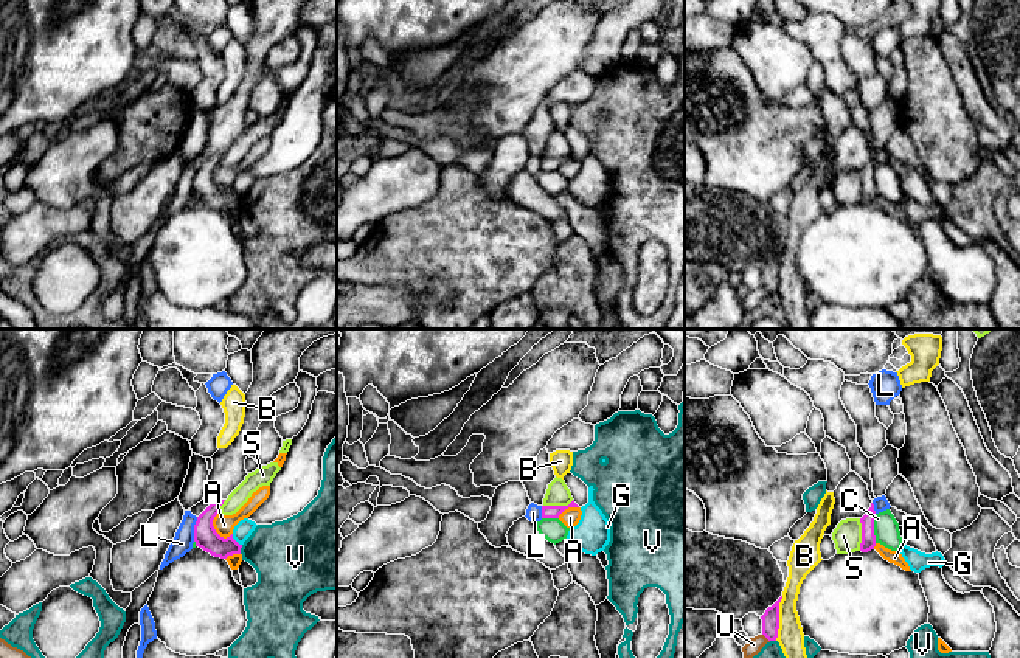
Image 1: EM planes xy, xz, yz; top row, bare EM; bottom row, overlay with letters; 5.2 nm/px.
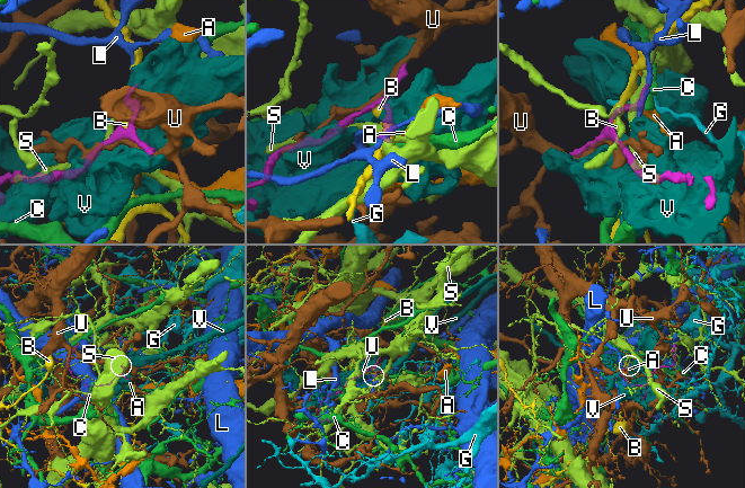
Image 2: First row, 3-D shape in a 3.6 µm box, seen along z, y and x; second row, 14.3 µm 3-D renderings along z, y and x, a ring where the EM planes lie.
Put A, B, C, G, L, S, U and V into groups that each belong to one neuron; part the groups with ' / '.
A / B / C / G / L / S / U / V

